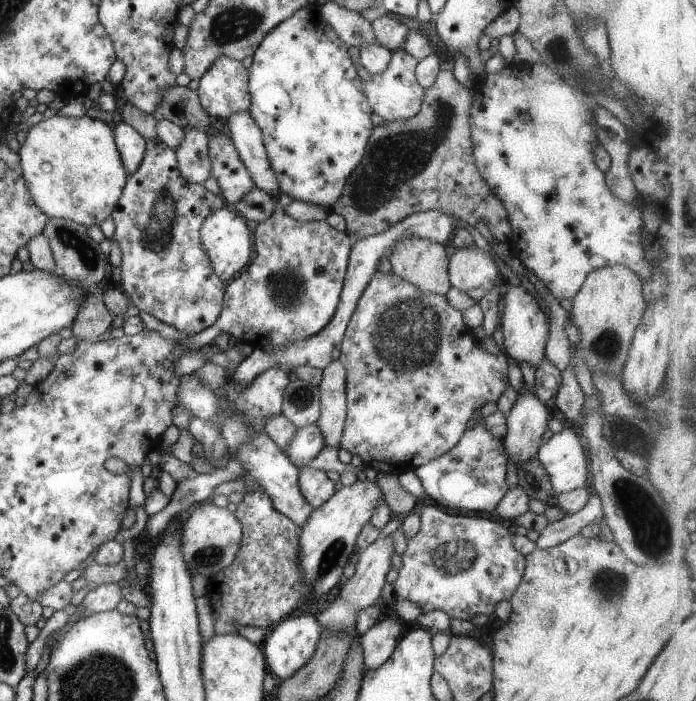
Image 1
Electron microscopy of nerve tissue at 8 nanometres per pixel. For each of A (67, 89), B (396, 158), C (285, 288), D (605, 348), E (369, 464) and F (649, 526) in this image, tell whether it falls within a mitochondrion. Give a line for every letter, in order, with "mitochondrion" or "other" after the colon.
A: other
B: mitochondrion
C: mitochondrion
D: mitochondrion
E: other
F: mitochondrion

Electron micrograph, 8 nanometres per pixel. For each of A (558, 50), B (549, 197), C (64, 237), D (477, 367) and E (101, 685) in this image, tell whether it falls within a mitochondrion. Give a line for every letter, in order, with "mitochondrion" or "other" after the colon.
A: mitochondrion
B: other
C: mitochondrion
D: other
E: mitochondrion

